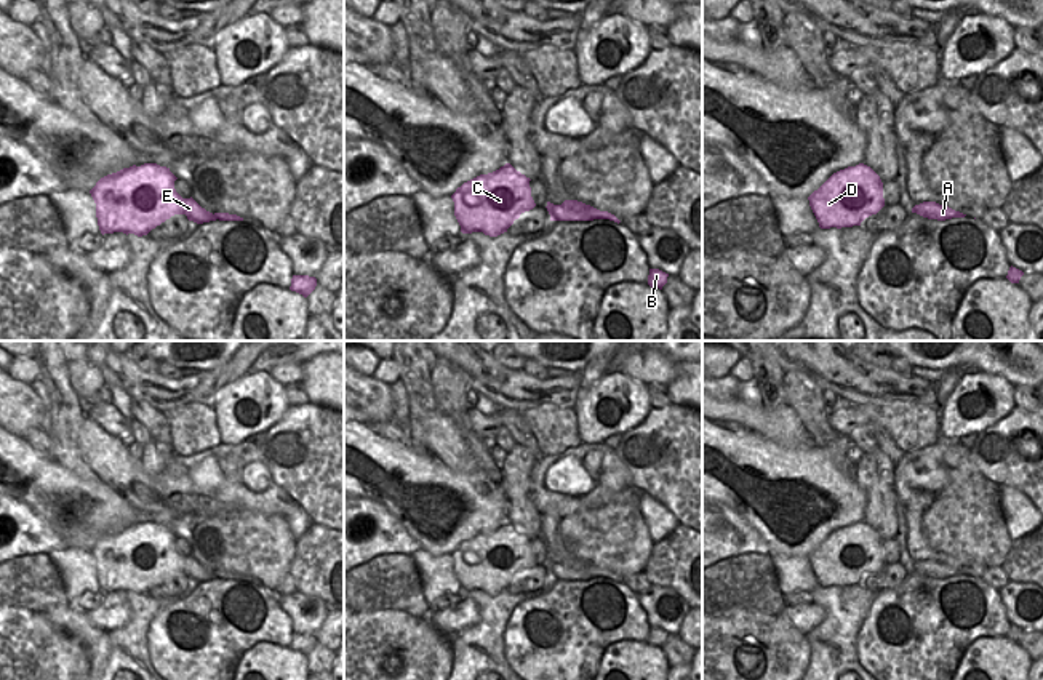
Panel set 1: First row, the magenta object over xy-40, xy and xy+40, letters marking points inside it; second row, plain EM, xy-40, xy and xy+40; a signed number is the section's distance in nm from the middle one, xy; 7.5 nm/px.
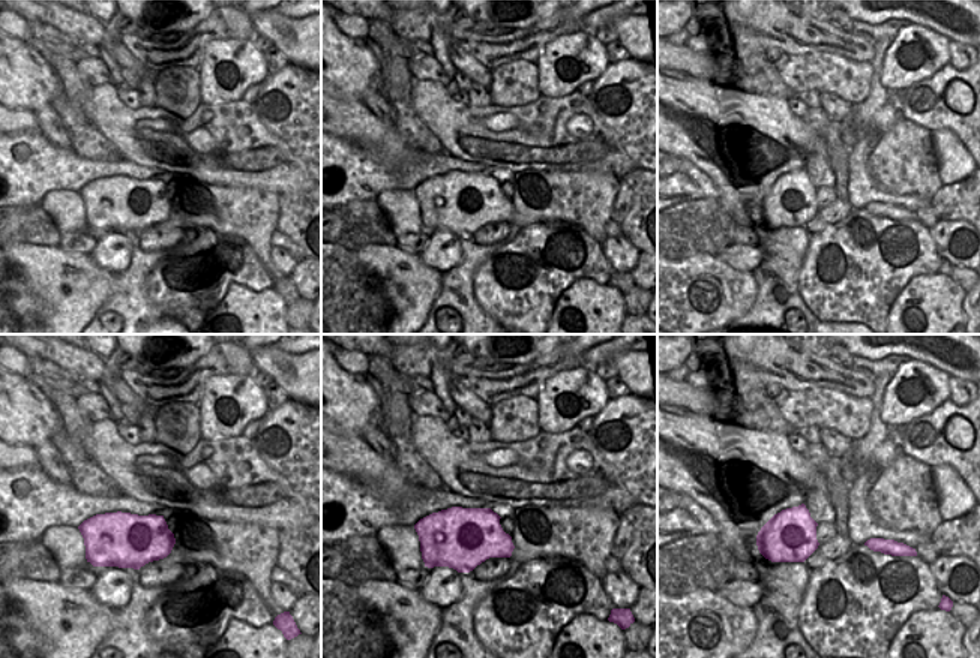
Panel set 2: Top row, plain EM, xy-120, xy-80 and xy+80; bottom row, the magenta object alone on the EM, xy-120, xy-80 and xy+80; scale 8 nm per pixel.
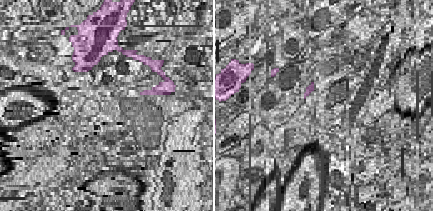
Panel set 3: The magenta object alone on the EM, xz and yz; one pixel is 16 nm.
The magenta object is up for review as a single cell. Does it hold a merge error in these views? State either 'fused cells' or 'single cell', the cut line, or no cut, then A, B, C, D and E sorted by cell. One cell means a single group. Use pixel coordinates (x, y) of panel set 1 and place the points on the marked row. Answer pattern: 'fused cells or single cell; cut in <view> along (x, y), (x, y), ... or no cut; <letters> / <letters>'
fused cells; cut in xy-40 along (199, 207), (200, 216), (205, 221); A B / C D E

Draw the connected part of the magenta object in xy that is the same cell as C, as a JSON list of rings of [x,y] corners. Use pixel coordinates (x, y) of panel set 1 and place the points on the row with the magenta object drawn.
[[[506,163],[493,173],[464,182],[451,195],[461,232],[483,232],[490,237],[507,232],[522,213],[536,206],[529,181]]]

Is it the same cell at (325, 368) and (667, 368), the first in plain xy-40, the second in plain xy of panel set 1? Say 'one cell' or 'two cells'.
two cells

